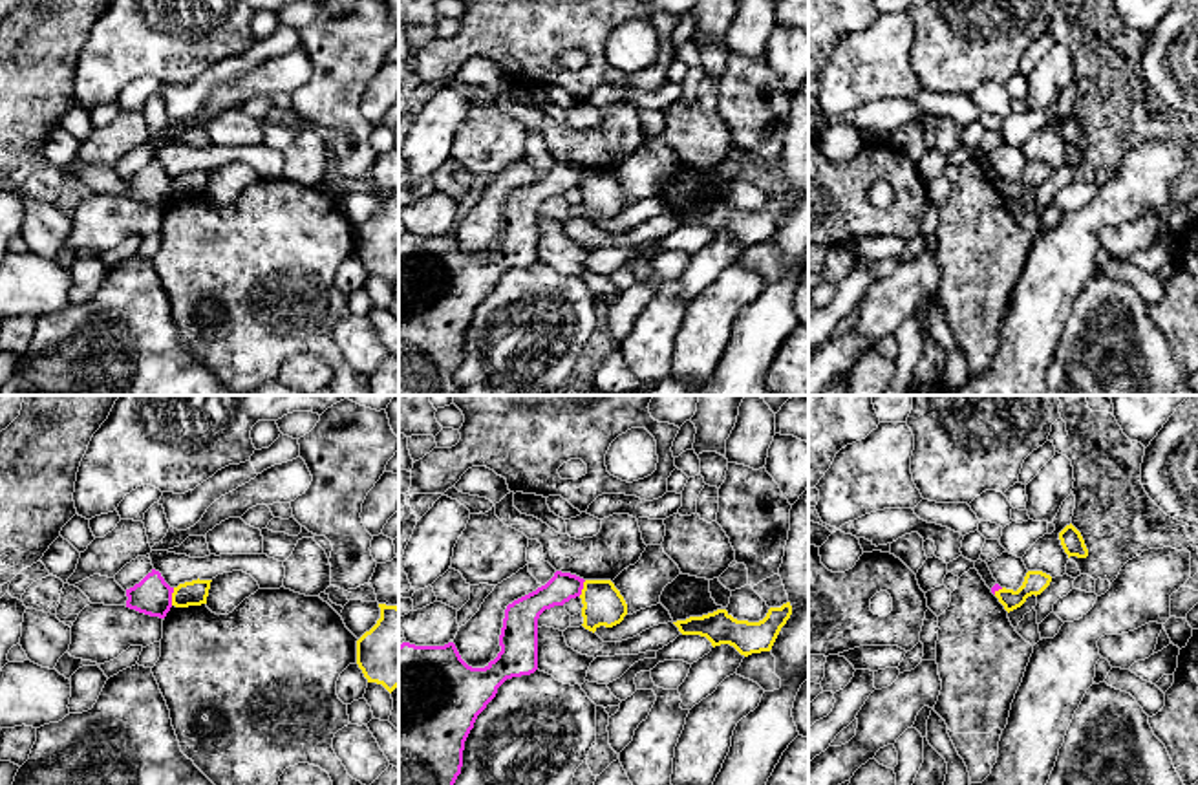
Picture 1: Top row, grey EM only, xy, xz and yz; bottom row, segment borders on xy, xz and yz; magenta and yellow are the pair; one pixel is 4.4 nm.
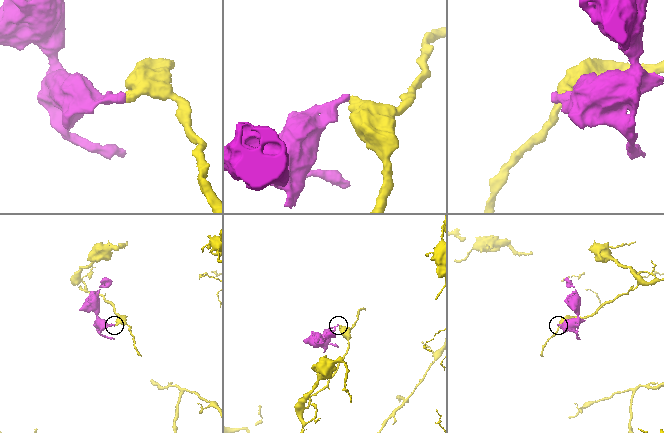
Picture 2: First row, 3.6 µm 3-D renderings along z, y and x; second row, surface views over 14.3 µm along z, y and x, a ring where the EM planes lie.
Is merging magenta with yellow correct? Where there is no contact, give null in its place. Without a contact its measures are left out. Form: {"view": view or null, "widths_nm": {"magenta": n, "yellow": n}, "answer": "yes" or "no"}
{"view": "xy", "widths_nm": {"magenta": 170, "yellow": 110}, "answer": "no"}

